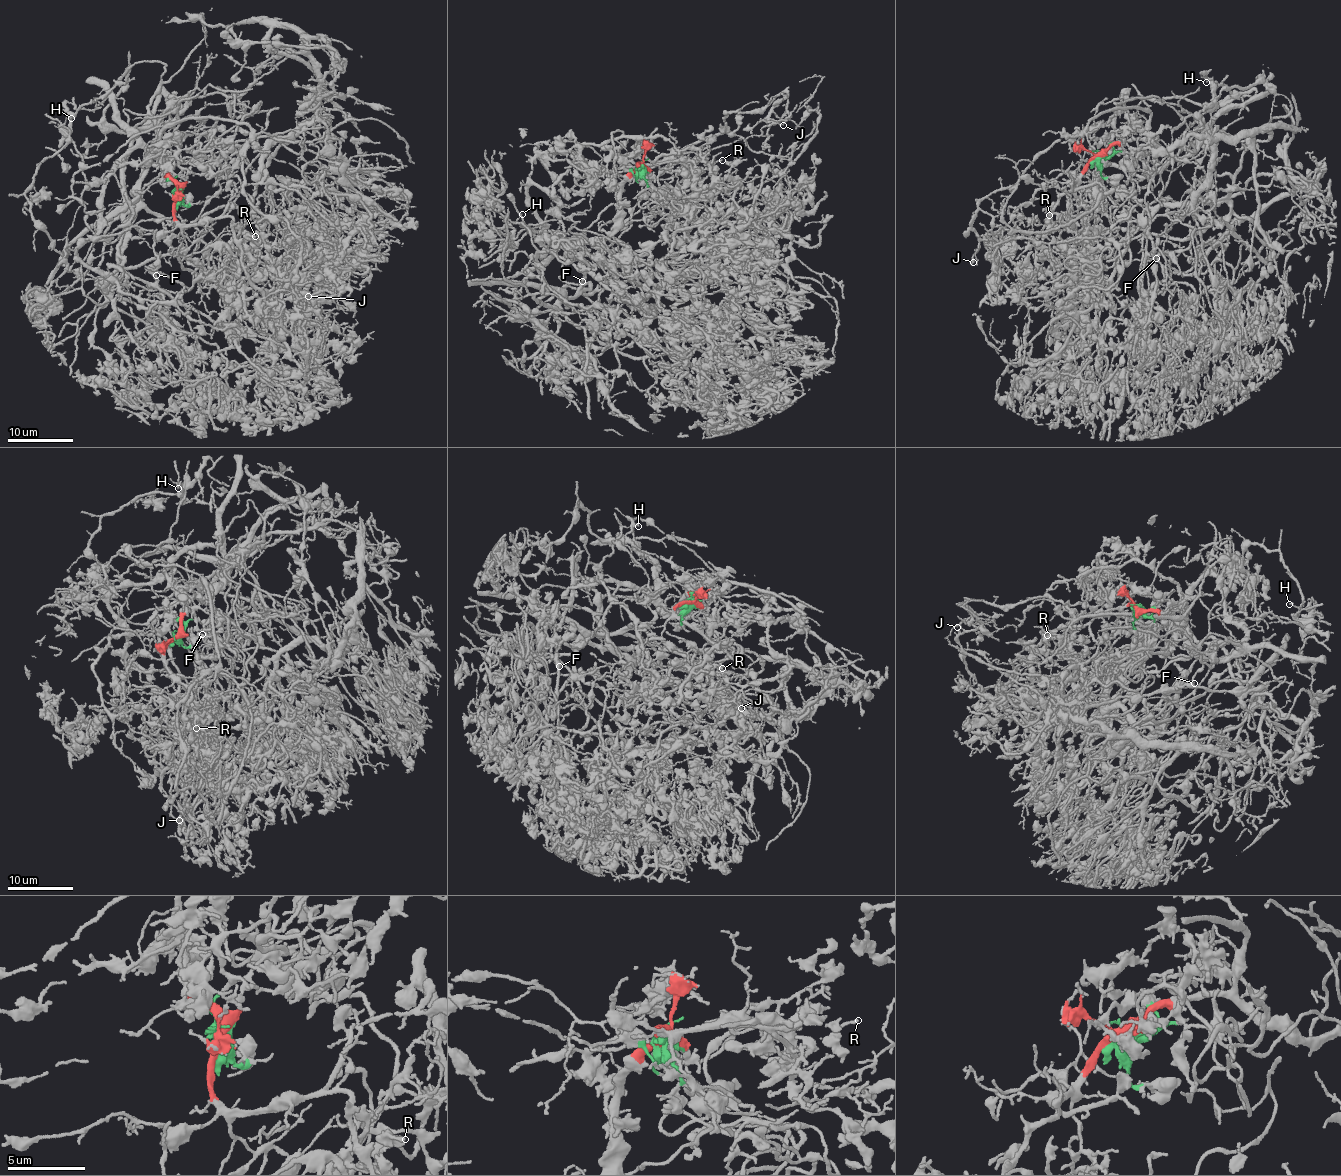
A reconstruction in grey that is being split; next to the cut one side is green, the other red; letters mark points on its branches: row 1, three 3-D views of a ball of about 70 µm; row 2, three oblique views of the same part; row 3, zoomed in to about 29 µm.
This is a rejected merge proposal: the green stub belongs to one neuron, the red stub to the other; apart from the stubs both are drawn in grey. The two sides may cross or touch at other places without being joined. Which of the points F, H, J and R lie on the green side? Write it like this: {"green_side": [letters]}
{"green_side": ["R"]}

